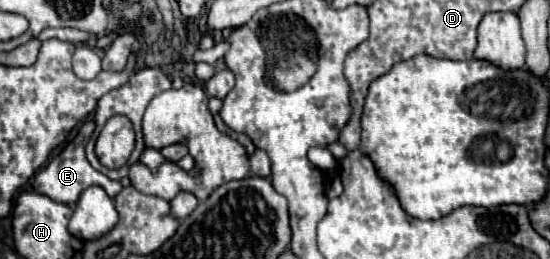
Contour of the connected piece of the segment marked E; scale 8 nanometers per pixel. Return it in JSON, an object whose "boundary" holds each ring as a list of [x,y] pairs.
{"boundary":[[[85,121],[83,127],[79,129],[77,137],[75,137],[73,141],[69,141],[69,143],[65,145],[65,149],[63,149],[57,157],[53,157],[53,159],[49,161],[49,165],[43,167],[43,169],[35,175],[35,179],[33,179],[33,189],[35,189],[37,193],[47,195],[47,197],[51,197],[53,201],[59,201],[59,203],[67,203],[67,205],[69,205],[69,203],[75,203],[75,201],[79,199],[79,195],[81,195],[87,187],[91,187],[91,185],[103,187],[109,197],[115,197],[115,195],[121,191],[121,183],[119,183],[119,181],[111,181],[111,179],[105,177],[103,173],[95,171],[95,169],[89,165],[89,161],[85,159],[85,143],[89,141],[89,135],[93,133],[93,129],[95,129],[95,123],[93,123],[93,121]]]}

